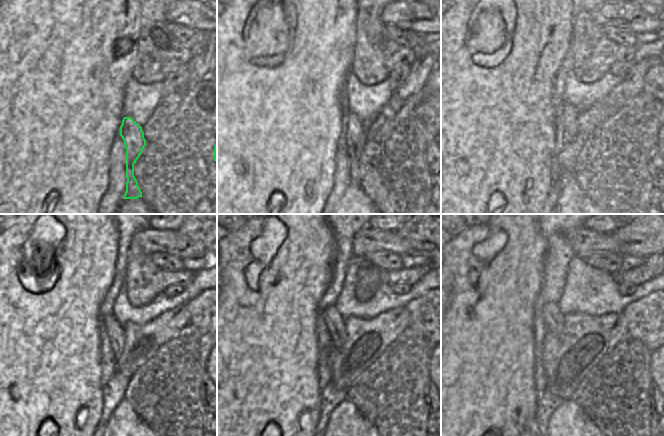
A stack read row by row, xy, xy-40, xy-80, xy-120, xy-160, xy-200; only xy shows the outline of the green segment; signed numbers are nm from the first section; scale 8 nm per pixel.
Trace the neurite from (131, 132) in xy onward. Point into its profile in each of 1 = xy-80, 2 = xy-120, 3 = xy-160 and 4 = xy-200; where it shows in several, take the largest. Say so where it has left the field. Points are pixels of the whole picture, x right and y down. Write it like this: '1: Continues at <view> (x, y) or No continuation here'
1: Continues at xy-80 (573, 142)
2: Continues at xy-120 (114, 329)
3: Continues at xy-160 (334, 321)
4: Continues at xy-200 (554, 319)

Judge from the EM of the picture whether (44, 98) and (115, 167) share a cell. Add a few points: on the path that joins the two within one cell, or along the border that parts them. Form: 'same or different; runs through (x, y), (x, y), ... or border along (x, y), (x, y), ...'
different; border along (114, 139), (110, 150), (110, 179), (107, 185)

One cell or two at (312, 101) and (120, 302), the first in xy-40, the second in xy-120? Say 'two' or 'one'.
two

